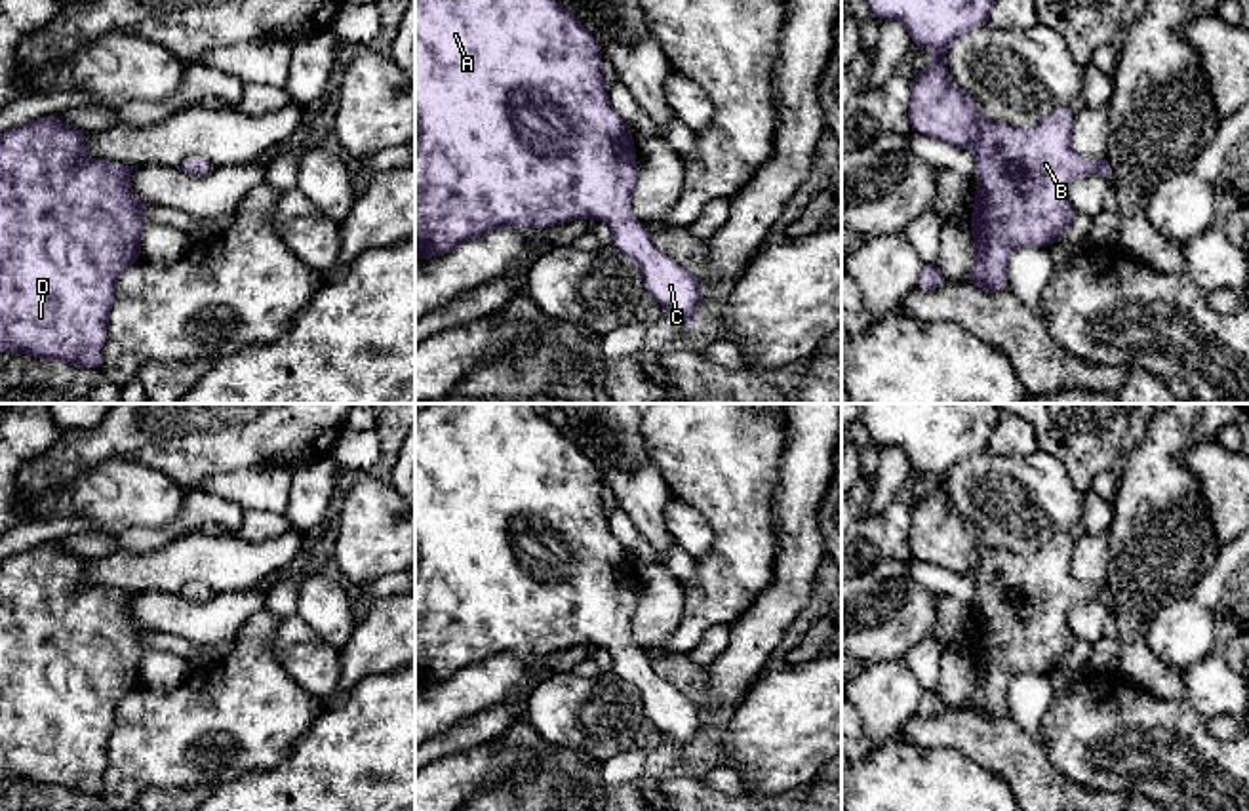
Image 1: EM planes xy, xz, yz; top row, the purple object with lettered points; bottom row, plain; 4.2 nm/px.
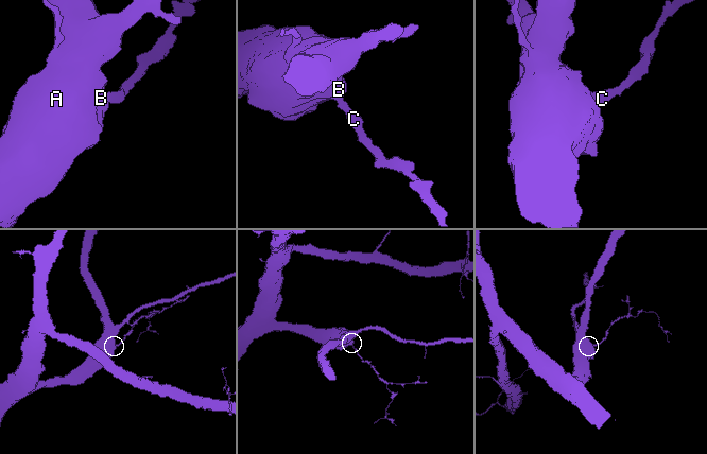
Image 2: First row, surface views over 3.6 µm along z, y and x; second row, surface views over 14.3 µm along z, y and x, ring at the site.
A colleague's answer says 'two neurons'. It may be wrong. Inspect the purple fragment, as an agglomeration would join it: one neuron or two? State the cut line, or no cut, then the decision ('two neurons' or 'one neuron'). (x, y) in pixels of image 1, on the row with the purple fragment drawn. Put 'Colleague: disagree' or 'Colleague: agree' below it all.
cut none; one neuron
Colleague: disagree

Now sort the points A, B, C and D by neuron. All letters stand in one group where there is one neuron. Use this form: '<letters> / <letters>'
A B C D

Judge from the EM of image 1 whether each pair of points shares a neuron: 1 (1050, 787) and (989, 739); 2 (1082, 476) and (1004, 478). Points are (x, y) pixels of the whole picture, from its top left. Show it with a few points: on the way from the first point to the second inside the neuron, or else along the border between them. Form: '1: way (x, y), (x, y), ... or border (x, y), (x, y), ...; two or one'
1: way (1034, 777), (1004, 749); one
2: border (1040, 448), (1063, 463), (1069, 478), (1084, 494); two

